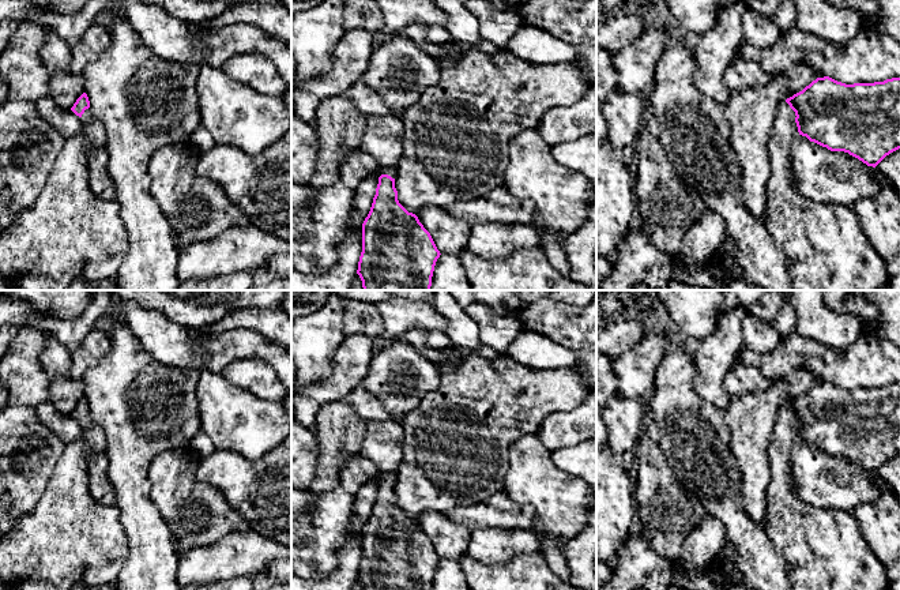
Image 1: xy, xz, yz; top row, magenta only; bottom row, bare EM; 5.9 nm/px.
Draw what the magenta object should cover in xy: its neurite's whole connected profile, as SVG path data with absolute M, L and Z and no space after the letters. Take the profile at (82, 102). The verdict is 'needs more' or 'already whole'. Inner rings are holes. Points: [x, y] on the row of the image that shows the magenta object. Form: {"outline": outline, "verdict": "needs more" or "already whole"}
{"outline": "M86 93L71 110L82 119L82 131L65 139L35 203L0 232L0 275L16 289L67 290L76 278L98 283L117 277L128 253L128 230L118 203L95 196L89 184L87 150L102 147L106 132L91 114Z", "verdict": "needs more"}

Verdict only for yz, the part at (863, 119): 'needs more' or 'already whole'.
needs more

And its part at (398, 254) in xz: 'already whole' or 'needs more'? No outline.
needs more

